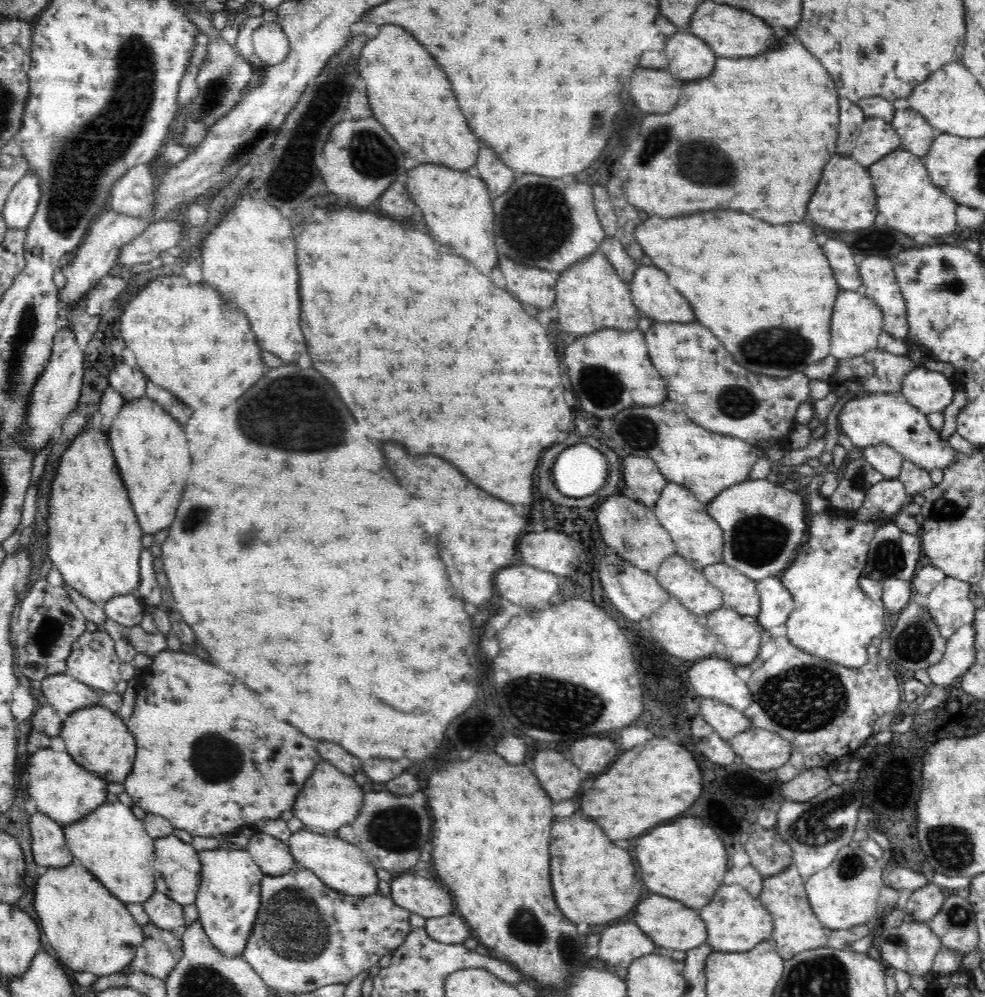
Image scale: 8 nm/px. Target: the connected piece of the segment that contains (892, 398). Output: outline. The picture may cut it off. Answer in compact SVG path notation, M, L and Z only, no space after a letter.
M901 391L870 392L865 396L846 400L837 415L837 424L855 447L863 449L878 443L888 444L905 460L914 462L927 472L942 470L954 460L953 450L947 439L940 438L940 430L934 430L927 421L926 414L912 406Z

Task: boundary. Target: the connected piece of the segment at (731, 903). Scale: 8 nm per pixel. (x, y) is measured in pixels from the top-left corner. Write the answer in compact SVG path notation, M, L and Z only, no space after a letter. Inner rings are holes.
M720 885L710 900L698 910L699 918L705 924L706 943L712 951L746 952L752 950L758 943L771 939L773 921L771 914L758 897L752 896L744 887Z

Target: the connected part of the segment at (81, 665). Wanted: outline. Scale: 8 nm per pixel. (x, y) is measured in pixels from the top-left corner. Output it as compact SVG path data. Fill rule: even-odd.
M92 626L71 644L66 659L66 673L99 693L116 692L116 683L121 680L120 663L121 660L115 651L115 640L102 628Z

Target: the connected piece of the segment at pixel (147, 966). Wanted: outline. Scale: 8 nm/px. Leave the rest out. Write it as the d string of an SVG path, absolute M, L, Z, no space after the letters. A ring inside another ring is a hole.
M149 922L143 928L144 942L136 950L132 971L156 976L165 981L182 958L182 940L171 931Z

